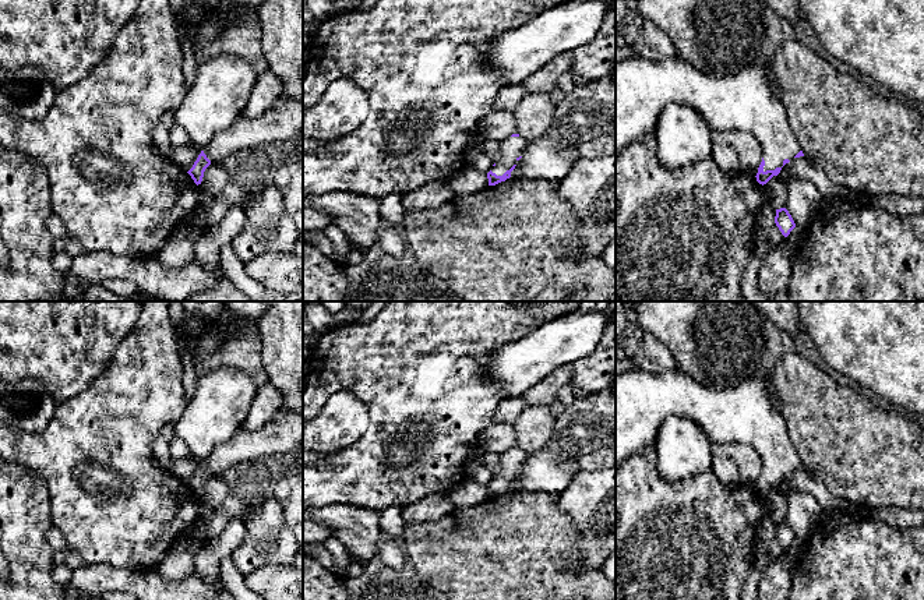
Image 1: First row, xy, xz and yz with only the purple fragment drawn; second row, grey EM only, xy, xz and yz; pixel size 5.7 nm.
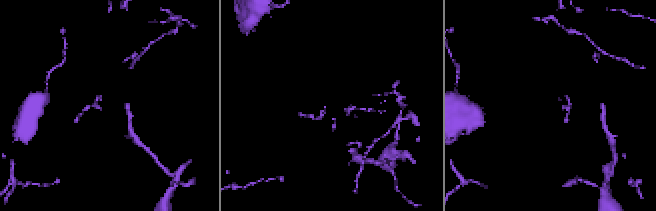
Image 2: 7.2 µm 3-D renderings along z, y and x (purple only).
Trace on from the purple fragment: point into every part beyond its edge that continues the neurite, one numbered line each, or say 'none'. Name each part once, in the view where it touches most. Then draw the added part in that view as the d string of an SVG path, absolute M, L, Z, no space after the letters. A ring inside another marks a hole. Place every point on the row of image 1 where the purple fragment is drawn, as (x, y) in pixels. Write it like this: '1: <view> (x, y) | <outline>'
1: yz (747, 101) | M636 56L616 61L616 155L642 140L646 134L653 133L660 112L669 103L690 105L705 119L712 131L744 131L752 134L763 148L763 172L782 167L784 159L793 160L801 151L789 117L783 87L777 78L773 82L768 81L761 63L748 66L737 74L719 77L696 70L678 56L659 61Z

